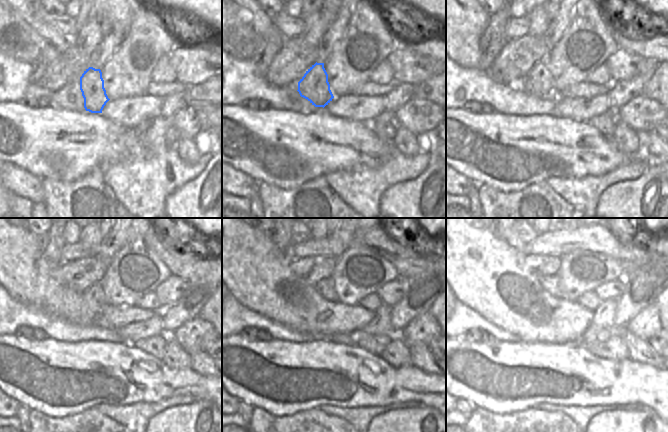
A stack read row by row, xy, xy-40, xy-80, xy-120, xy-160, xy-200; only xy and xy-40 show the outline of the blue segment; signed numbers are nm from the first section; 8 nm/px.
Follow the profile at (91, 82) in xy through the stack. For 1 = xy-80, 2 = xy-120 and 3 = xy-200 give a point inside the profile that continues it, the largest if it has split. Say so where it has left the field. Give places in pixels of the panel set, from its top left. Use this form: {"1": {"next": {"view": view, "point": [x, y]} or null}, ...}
{"1": {"next": {"view": "xy-80", "point": [539, 82]}}, "2": {"next": {"view": "xy-120", "point": [96, 293]}}, "3": {"next": {"view": "xy-200", "point": [549, 283]}}}

